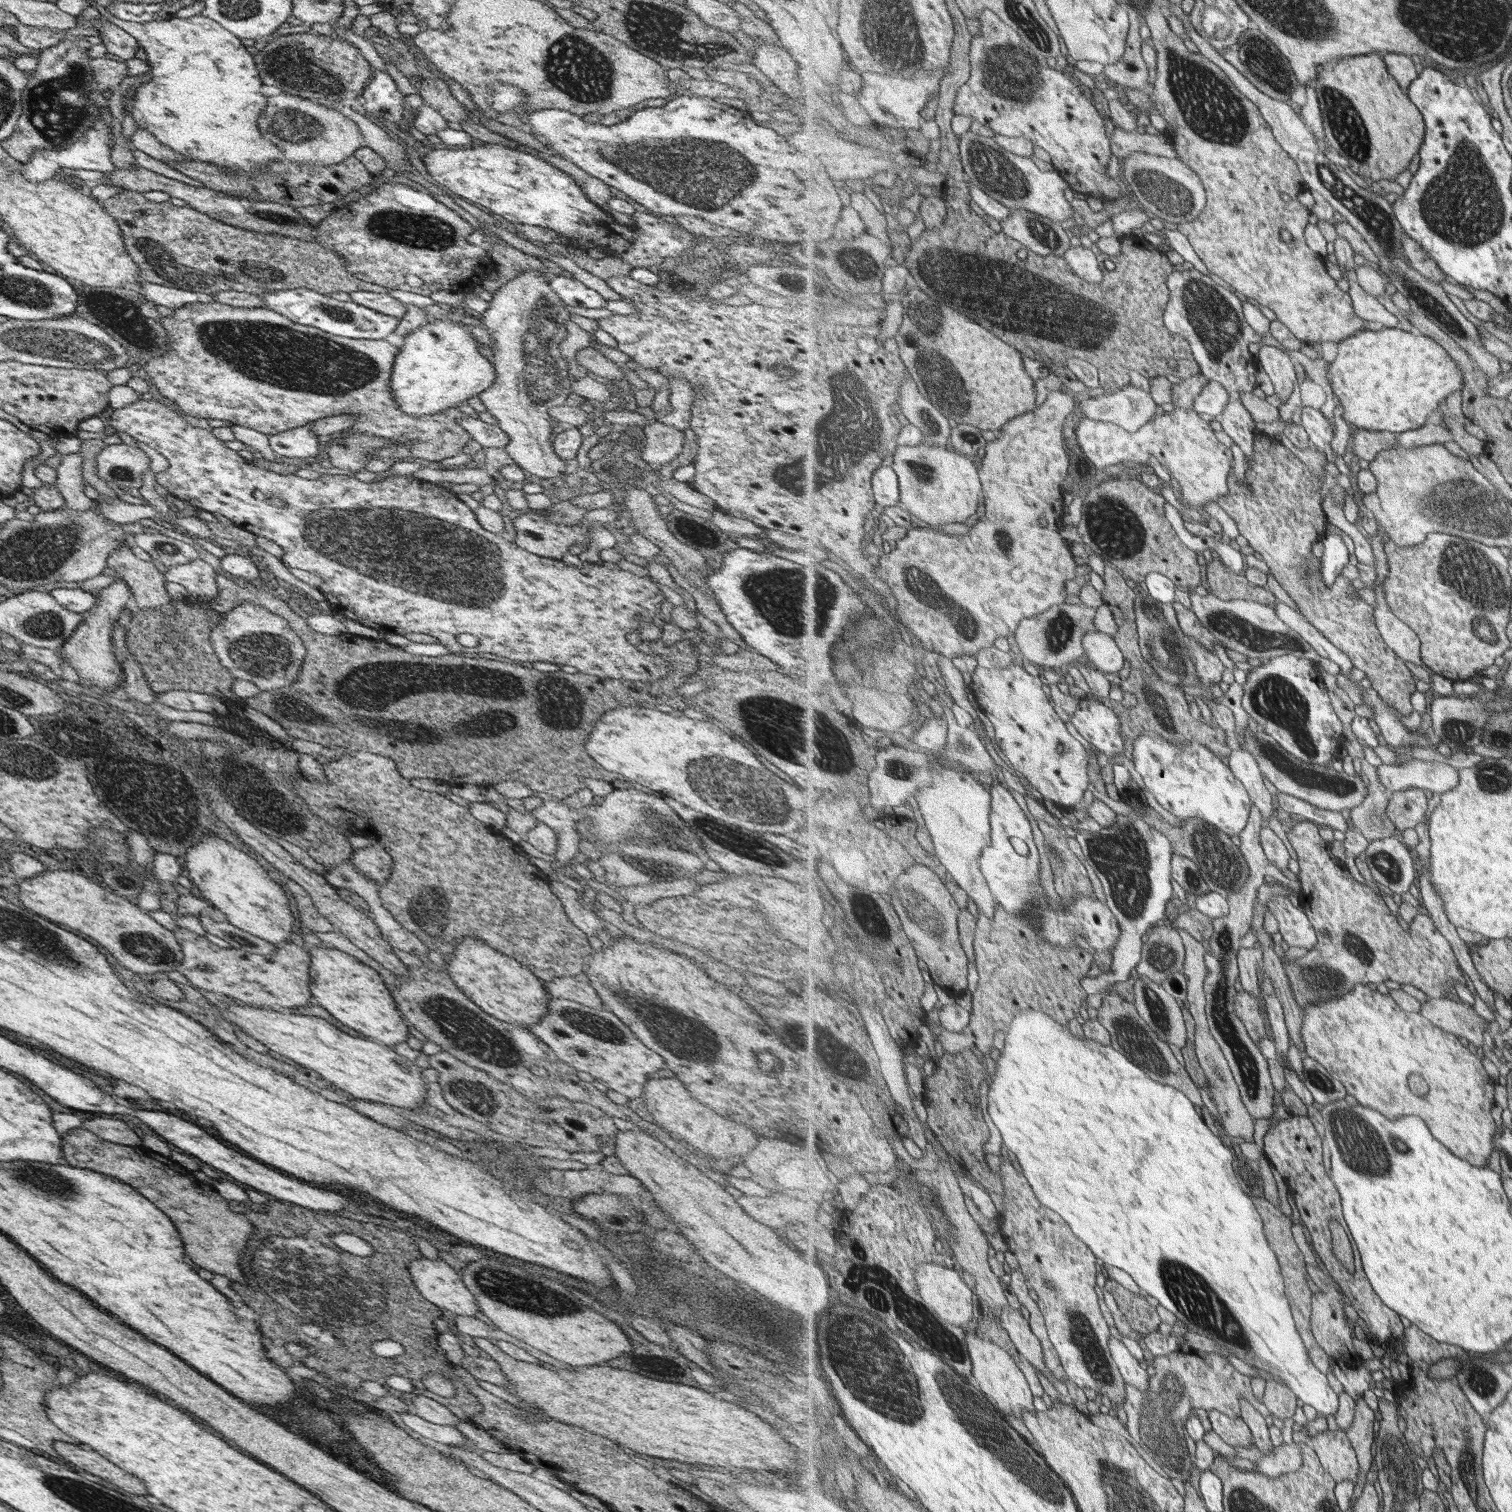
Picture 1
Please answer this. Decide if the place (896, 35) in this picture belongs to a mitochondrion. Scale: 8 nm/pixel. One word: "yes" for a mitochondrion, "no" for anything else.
yes

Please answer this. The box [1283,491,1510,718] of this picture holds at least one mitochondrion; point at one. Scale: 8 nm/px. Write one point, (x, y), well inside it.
(1473, 579)

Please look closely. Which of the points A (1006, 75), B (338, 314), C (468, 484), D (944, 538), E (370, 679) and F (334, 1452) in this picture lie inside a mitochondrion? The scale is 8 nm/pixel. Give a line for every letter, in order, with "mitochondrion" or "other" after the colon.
A: mitochondrion
B: mitochondrion
C: other
D: other
E: mitochondrion
F: other

